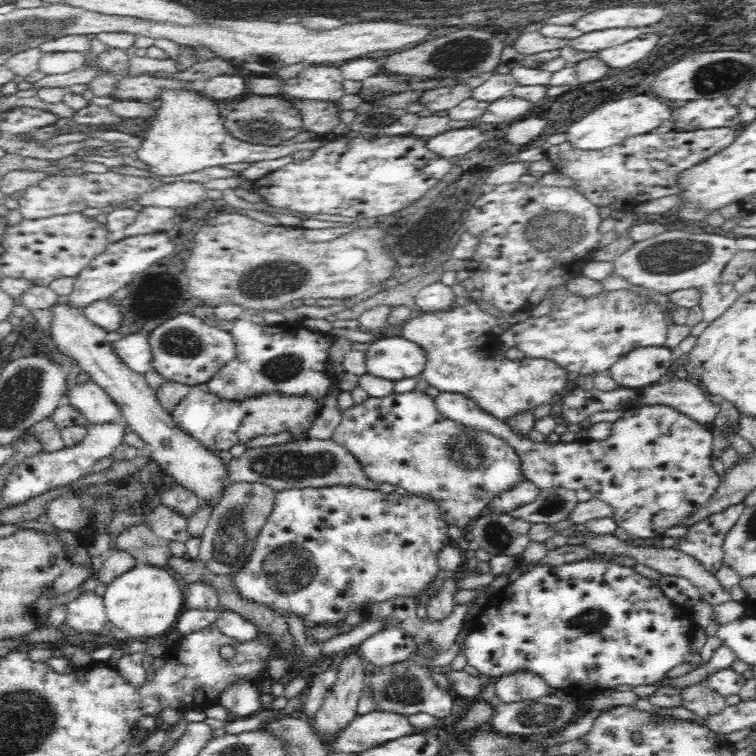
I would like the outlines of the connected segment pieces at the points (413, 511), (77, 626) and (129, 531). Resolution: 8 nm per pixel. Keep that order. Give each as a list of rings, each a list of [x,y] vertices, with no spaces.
[[[356,485],[329,486],[319,489],[306,487],[284,489],[277,491],[274,499],[274,506],[265,526],[259,531],[254,551],[246,565],[232,575],[237,592],[241,598],[262,604],[272,608],[278,615],[287,619],[288,615],[296,615],[304,620],[307,625],[320,625],[322,623],[341,624],[347,613],[355,607],[360,607],[363,612],[367,612],[376,606],[378,602],[390,602],[395,597],[416,597],[424,590],[432,586],[432,582],[439,572],[438,554],[444,546],[453,544],[454,541],[448,535],[448,525],[445,518],[438,512],[437,503],[428,500],[425,494],[398,495],[394,492],[384,493],[383,491],[365,489]]]
[[[94,591],[84,592],[73,602],[66,604],[66,624],[76,632],[100,633],[107,623],[102,597]]]
[[[145,523],[124,529],[116,538],[116,548],[128,552],[138,567],[150,565],[164,569],[168,560],[172,558],[169,542],[157,538]]]

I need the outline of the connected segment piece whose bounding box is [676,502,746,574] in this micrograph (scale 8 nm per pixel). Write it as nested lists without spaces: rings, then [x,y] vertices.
[[[743,502],[738,503],[694,524],[688,534],[680,538],[677,550],[692,556],[706,571],[715,574],[724,567],[724,538],[745,508]]]

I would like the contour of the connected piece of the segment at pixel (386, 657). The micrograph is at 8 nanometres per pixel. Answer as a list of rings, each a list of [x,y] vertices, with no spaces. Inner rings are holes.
[[[386,627],[359,644],[358,653],[376,668],[382,668],[410,659],[416,650],[414,638],[400,627]]]

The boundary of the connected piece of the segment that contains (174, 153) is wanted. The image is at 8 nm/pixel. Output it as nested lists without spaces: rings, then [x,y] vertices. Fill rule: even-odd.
[[[164,90],[158,99],[162,104],[156,109],[156,114],[150,121],[152,125],[150,124],[141,146],[135,152],[149,166],[147,170],[157,176],[180,176],[210,166],[276,160],[282,156],[291,156],[298,150],[314,150],[323,145],[321,137],[305,142],[280,143],[276,146],[248,144],[230,135],[224,128],[224,118],[216,108],[216,101],[204,92],[199,94],[190,90]]]

